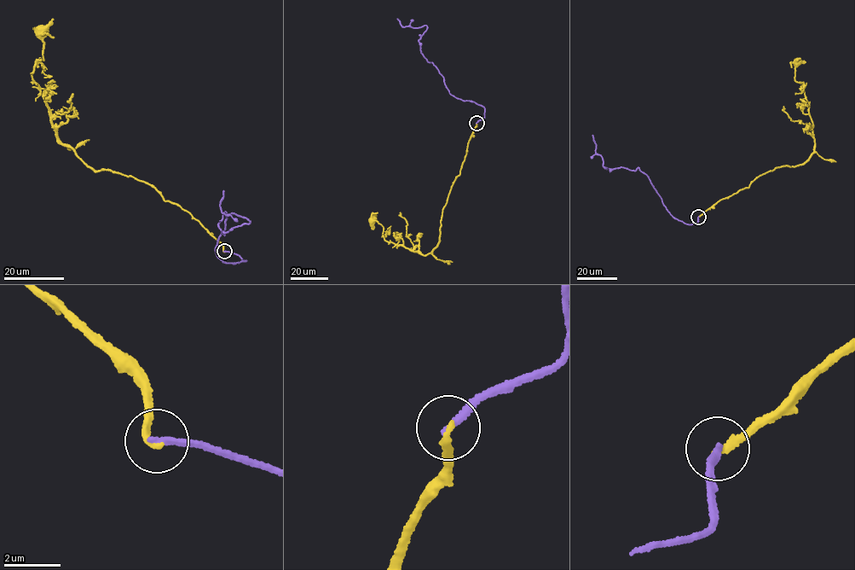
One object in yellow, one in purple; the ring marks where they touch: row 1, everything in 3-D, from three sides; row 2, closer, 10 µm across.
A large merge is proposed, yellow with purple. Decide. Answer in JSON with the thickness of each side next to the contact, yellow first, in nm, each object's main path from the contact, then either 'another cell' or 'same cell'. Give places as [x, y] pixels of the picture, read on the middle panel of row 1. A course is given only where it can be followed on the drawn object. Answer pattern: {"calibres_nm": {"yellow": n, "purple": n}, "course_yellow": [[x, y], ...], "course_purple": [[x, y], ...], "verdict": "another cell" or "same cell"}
{"calibres_nm": {"yellow": 240, "purple": 240}, "course_yellow": [[476, 123], [459, 175], [442, 210], [437, 246], [424, 255], [386, 241], [383, 227], [372, 222]], "course_purple": [[476, 123], [485, 108], [449, 92], [421, 53], [418, 40], [427, 26], [405, 27], [397, 19]], "verdict": "another cell"}

